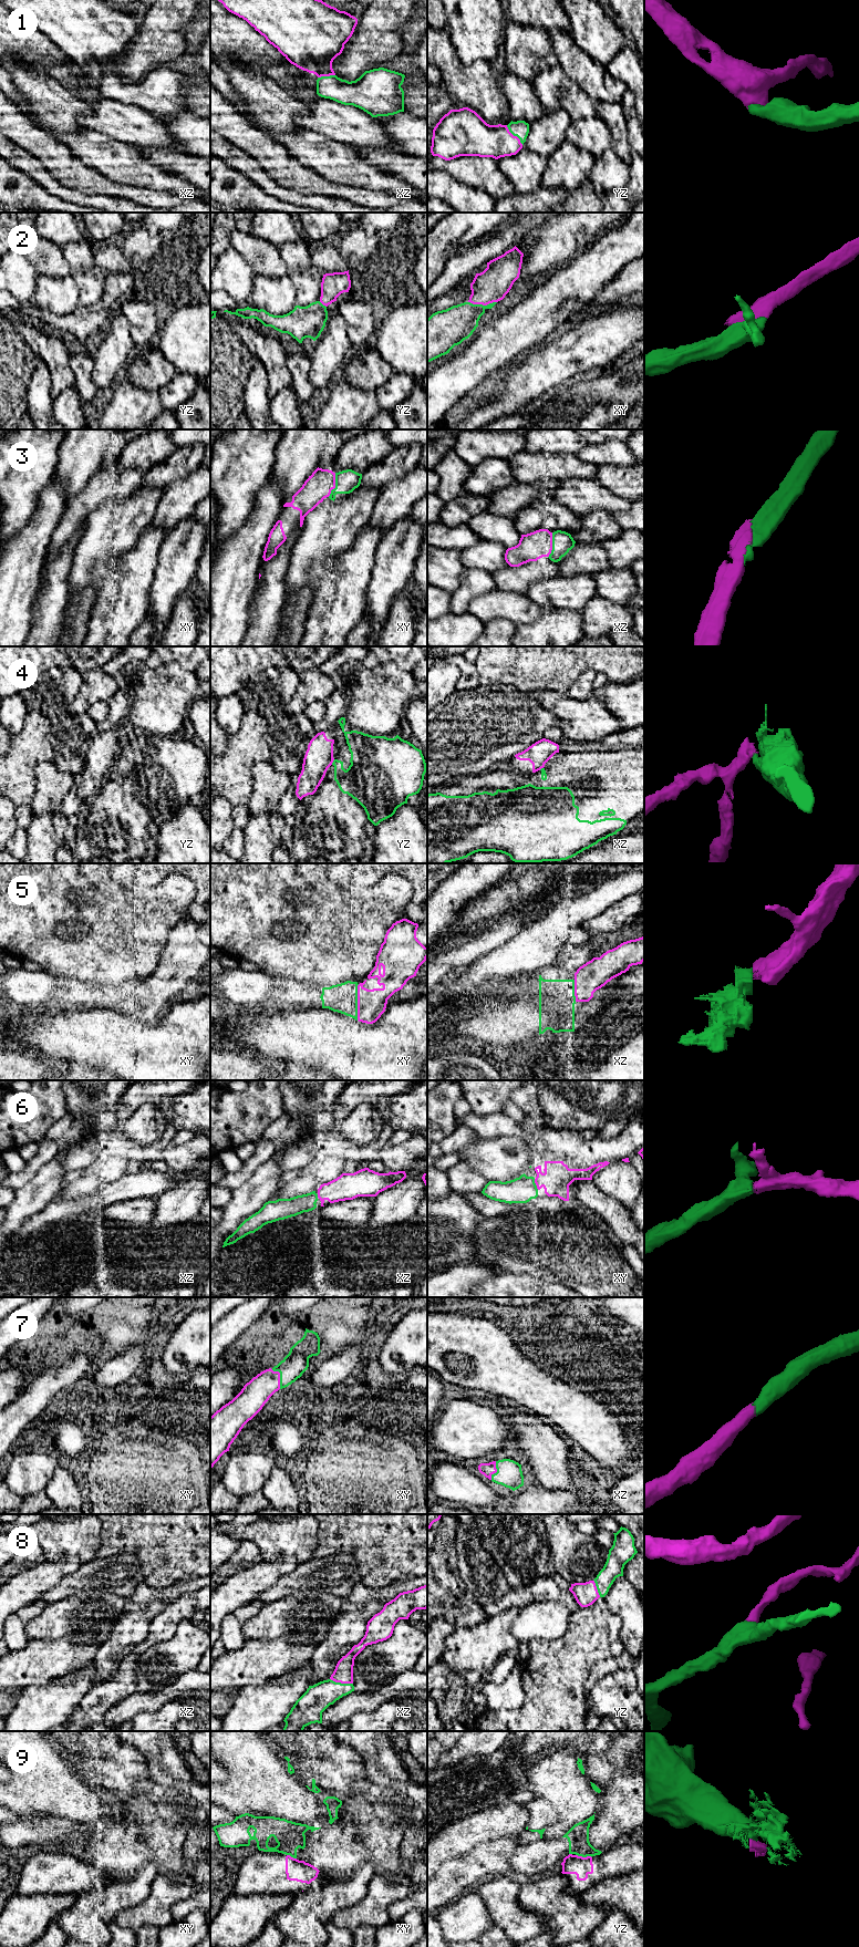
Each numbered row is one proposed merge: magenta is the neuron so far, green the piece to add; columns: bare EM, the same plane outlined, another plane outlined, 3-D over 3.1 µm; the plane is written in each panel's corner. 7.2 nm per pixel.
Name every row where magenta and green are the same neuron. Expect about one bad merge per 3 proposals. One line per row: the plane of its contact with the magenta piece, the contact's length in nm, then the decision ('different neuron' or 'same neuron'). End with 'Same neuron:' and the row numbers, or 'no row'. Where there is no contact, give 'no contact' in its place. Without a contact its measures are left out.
1: meets magenta in yz; contact 190 nm long; same neuron
2: meets magenta in xy; contact 200 nm long; same neuron
3: meets magenta in xy; contact 190 nm long; same neuron
4: meets magenta in yz; contact 50 nm long; different neuron
5: meets magenta in xy; contact 260 nm long; same neuron
6: meets magenta in xy; contact 90 nm long; same neuron
7: meets magenta in xy; contact 160 nm long; same neuron
8: meets magenta in xz; contact 170 nm long; same neuron
9: meets magenta in yz; contact 120 nm long; different neuron
Same neuron: 1, 2, 3, 5, 6, 7, 8

